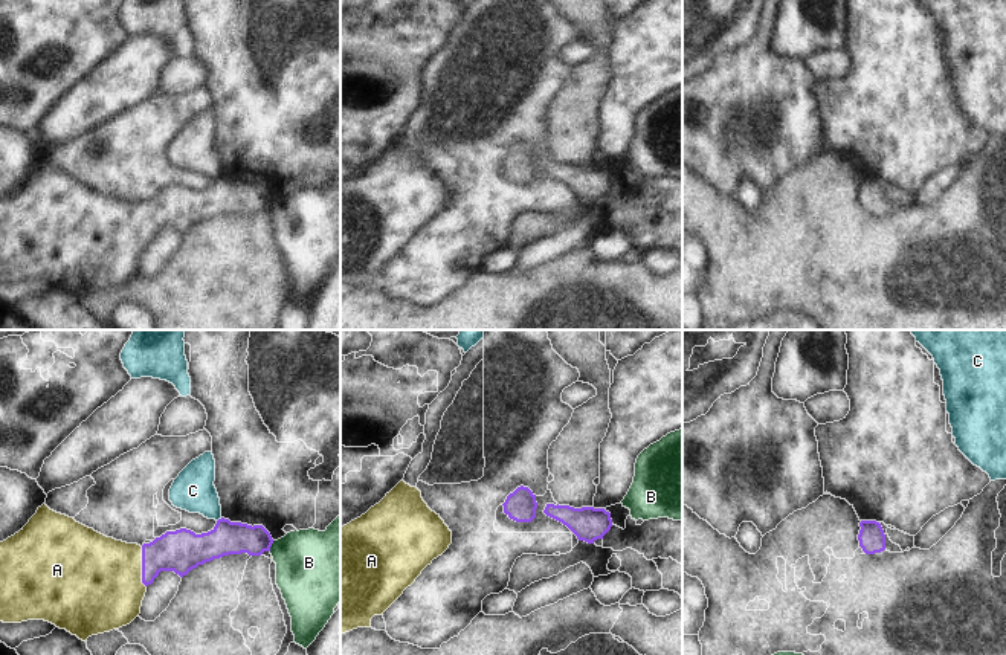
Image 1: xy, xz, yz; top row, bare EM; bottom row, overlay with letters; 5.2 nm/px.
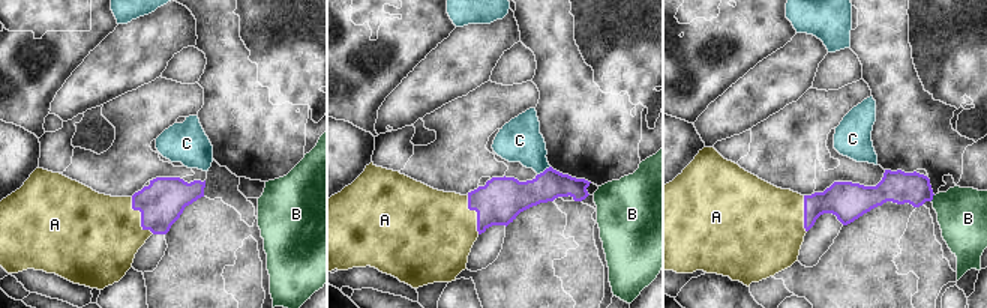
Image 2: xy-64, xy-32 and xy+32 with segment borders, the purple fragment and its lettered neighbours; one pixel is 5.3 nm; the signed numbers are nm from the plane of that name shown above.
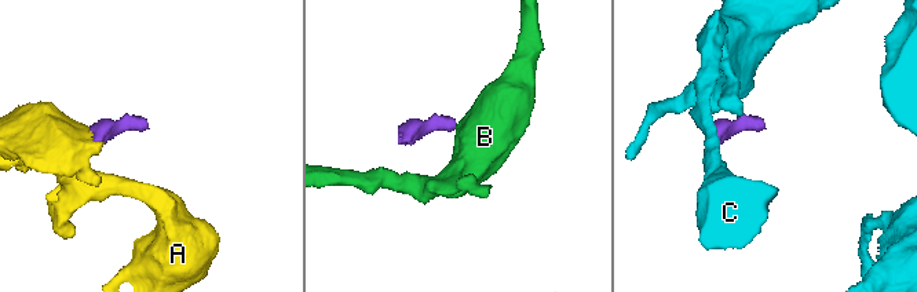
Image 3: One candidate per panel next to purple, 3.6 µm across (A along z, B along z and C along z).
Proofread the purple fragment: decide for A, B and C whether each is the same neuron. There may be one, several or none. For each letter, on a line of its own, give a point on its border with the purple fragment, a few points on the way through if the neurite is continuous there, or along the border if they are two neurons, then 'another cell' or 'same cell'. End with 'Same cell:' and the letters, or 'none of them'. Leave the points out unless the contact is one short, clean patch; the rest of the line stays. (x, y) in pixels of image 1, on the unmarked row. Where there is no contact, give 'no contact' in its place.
A: xy (142, 225) | across xy (182, 208), (154, 214), (142, 225), (127, 226), (98, 241) | same cell
B: xy (270, 203) | along xy (274, 199), (269, 208) | another cell
C: xy (219, 177) | along xy (222, 176), (217, 179) | another cell
Same cell: A

